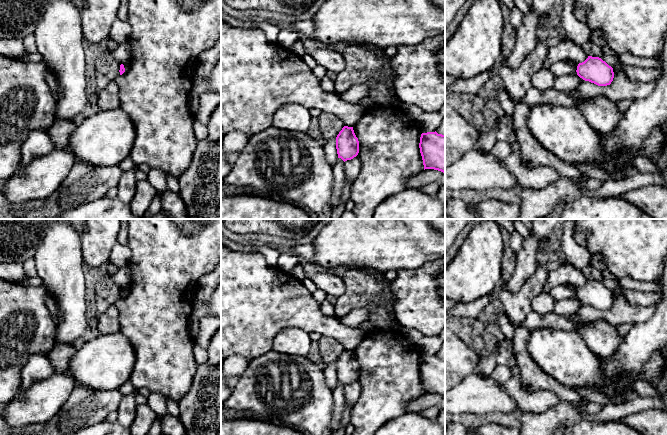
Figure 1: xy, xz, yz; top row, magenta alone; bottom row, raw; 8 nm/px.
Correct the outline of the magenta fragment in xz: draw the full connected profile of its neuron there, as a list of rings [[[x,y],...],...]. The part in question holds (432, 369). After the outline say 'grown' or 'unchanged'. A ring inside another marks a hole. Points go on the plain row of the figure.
[[[436,355],[422,357],[419,372],[424,394],[434,393],[445,398],[445,359]]]; unchanged

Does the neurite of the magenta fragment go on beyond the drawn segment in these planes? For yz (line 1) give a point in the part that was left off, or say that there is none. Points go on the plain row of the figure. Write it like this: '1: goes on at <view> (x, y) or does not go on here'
1: does not go on here

